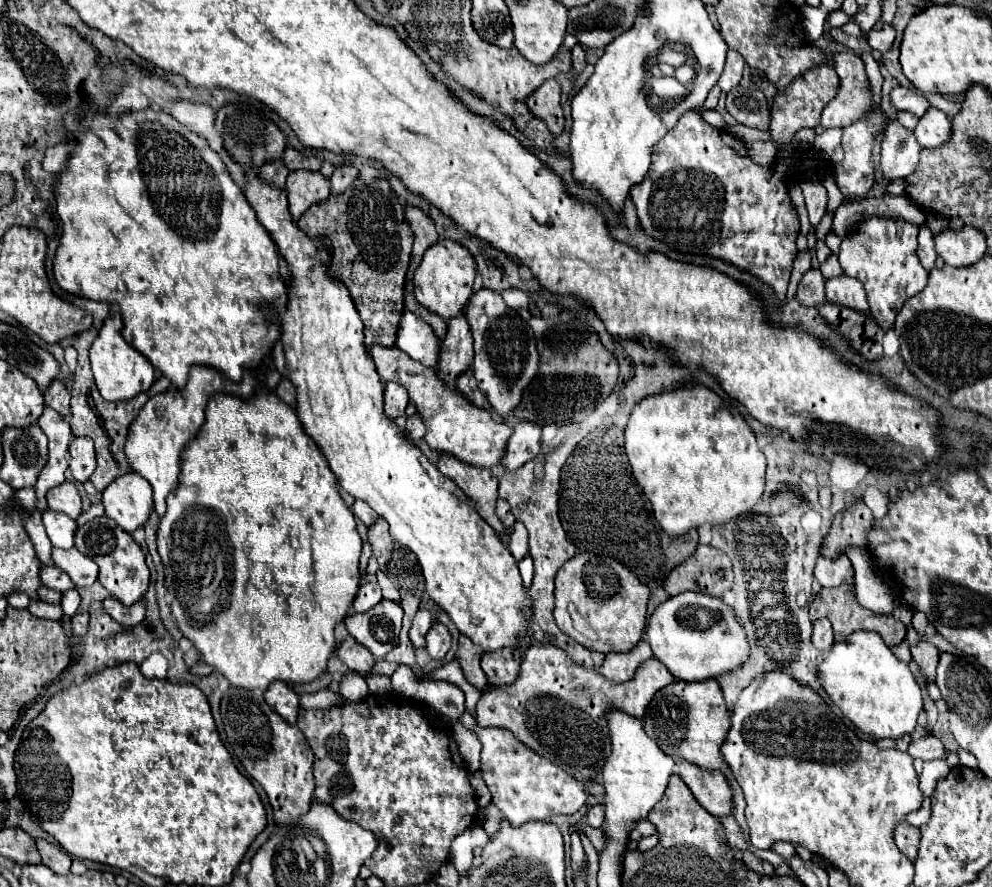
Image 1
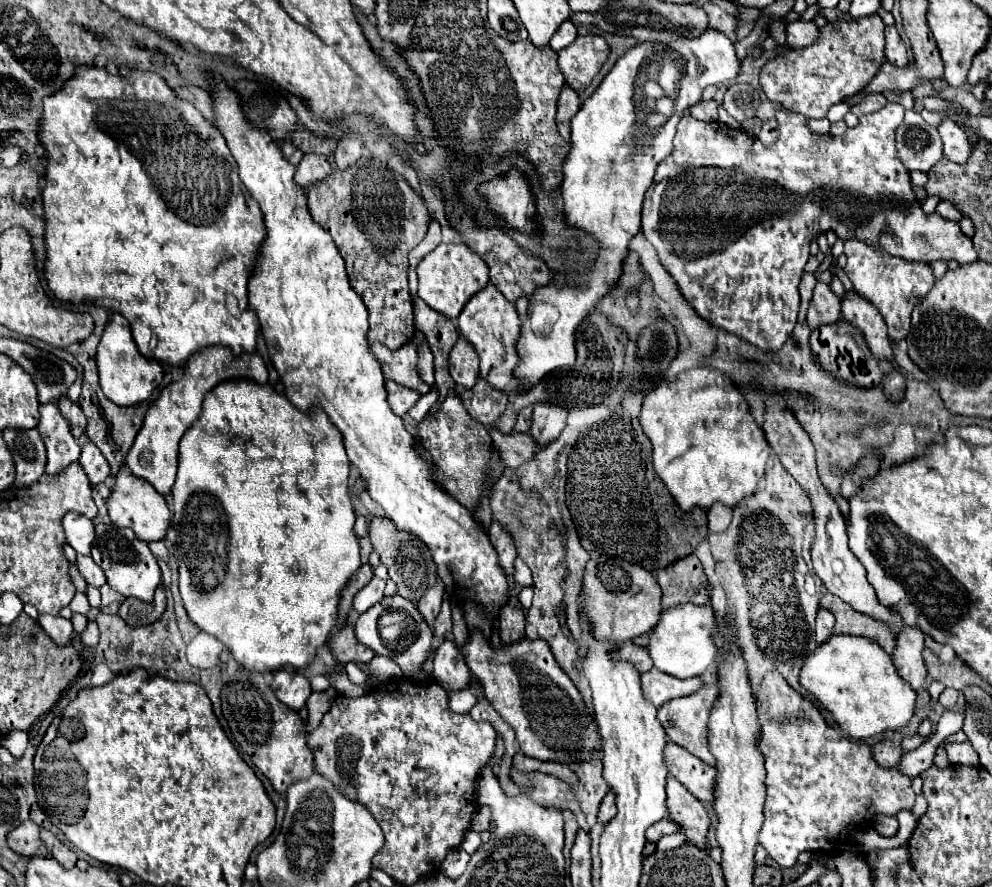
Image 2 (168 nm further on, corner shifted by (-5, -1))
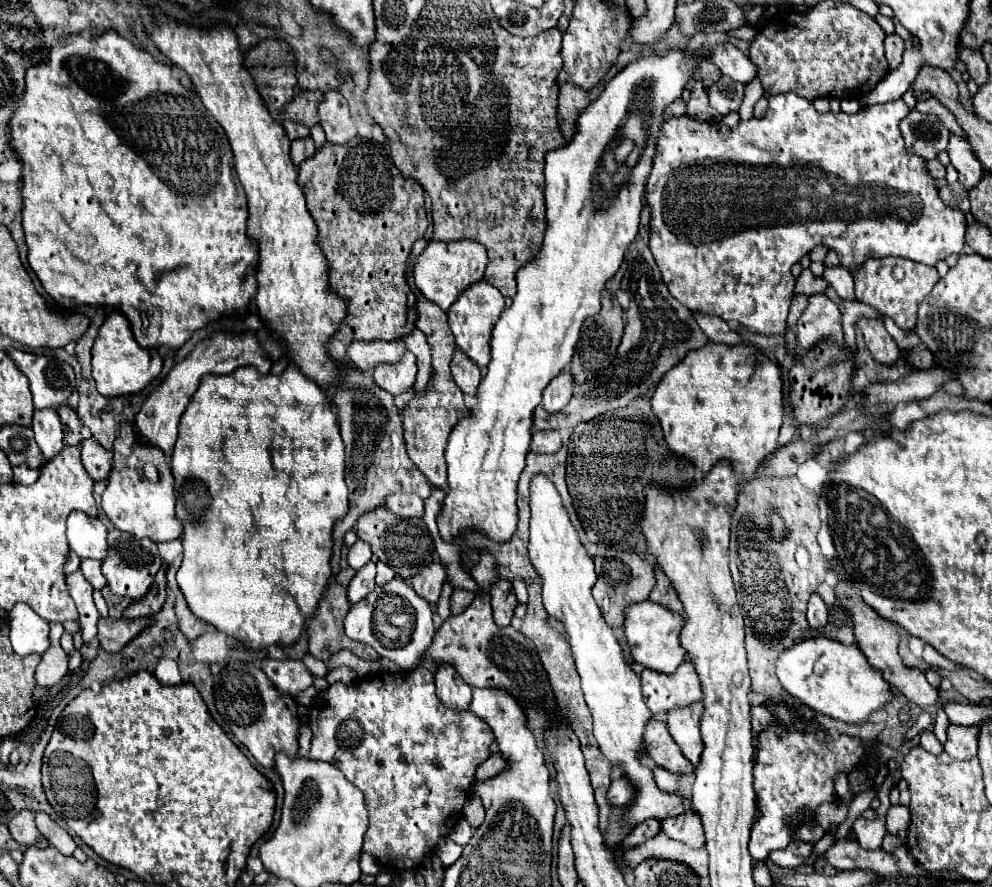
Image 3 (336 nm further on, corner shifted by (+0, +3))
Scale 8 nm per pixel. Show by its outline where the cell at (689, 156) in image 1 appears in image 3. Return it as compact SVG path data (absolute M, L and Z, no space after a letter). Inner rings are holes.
M781 93L781 95L771 95L769 97L769 107L767 113L761 119L749 119L749 121L739 121L739 127L731 129L723 123L701 123L695 121L687 115L681 117L671 117L661 125L661 135L657 141L657 153L653 159L653 171L647 183L647 203L651 207L651 239L649 247L653 251L653 257L659 265L659 271L663 275L665 285L669 287L669 293L689 307L693 313L705 313L705 315L717 315L725 321L739 321L745 327L753 327L755 331L763 335L783 335L785 333L785 321L787 321L787 311L791 305L793 297L793 287L795 279L791 275L791 265L801 261L803 255L807 255L813 247L825 245L827 249L833 249L841 261L841 265L849 271L855 273L863 261L869 257L903 257L911 259L917 263L925 265L935 265L937 261L945 259L951 253L961 253L965 245L965 229L967 221L963 211L947 207L939 191L935 187L935 179L931 179L927 171L927 161L919 159L917 155L911 155L907 151L901 131L899 131L899 121L907 117L909 107L905 105L903 99L889 101L883 105L873 105L873 107L861 107L857 113L847 115L843 111L839 113L819 113L813 107L813 101L803 99L801 95L793 93ZM723 207L729 207L729 217L723 221L719 215Z

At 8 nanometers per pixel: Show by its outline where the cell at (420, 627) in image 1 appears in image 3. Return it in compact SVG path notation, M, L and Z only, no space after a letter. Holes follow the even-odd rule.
M431 563L431 565L423 567L423 571L413 575L411 585L417 591L417 595L425 597L431 605L435 605L441 595L441 587L443 587L445 577L447 575L445 575L445 569L441 567L441 563Z

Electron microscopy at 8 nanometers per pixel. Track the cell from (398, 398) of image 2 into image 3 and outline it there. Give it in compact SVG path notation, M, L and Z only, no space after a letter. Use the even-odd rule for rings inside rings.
M405 351L399 363L379 363L379 367L375 367L373 377L379 387L393 395L399 395L413 387L415 373L417 373L415 355L411 351Z

